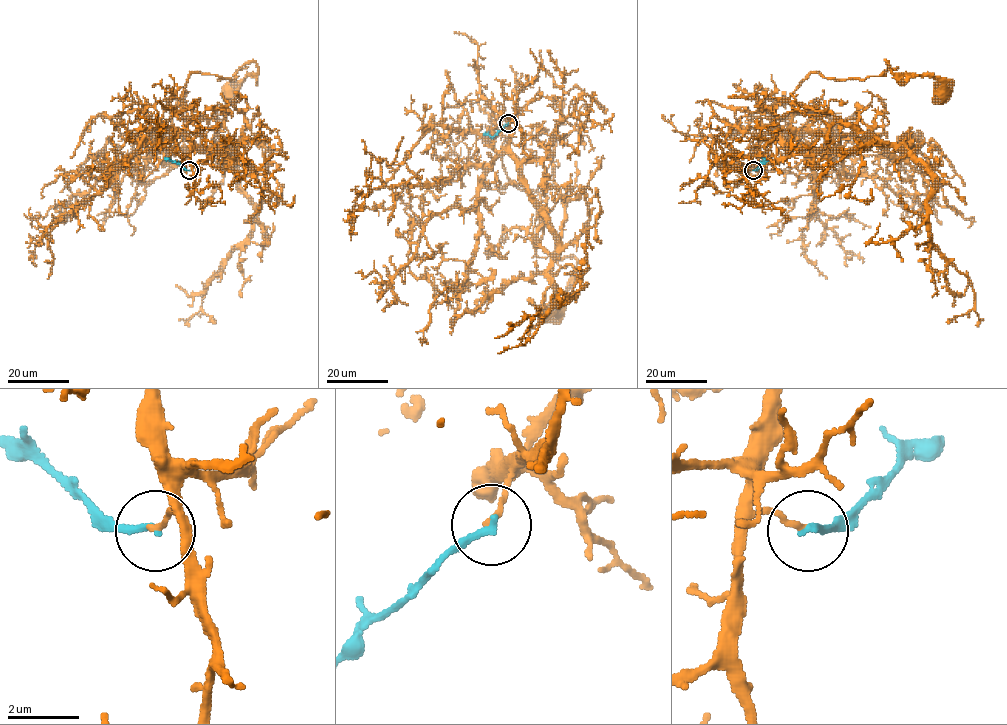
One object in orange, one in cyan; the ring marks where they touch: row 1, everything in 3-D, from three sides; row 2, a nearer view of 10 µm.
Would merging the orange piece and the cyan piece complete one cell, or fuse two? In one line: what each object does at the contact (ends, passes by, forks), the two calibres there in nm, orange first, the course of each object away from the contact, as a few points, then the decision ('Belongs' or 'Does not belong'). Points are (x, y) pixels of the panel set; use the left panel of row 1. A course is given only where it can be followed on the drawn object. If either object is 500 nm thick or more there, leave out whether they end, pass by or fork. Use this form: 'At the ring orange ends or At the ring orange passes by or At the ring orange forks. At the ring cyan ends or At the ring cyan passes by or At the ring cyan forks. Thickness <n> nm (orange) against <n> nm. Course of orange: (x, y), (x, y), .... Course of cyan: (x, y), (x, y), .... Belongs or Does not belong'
At the ring orange ends. At the ring cyan ends. Thickness 130 nm (orange) against 200 nm. Course of orange: (189, 170), (185, 126), (192, 112), (183, 102), (188, 76), (233, 79), (255, 63), (257, 73), (233, 89). Course of cyan: (190, 170), (166, 161). Does not belong

